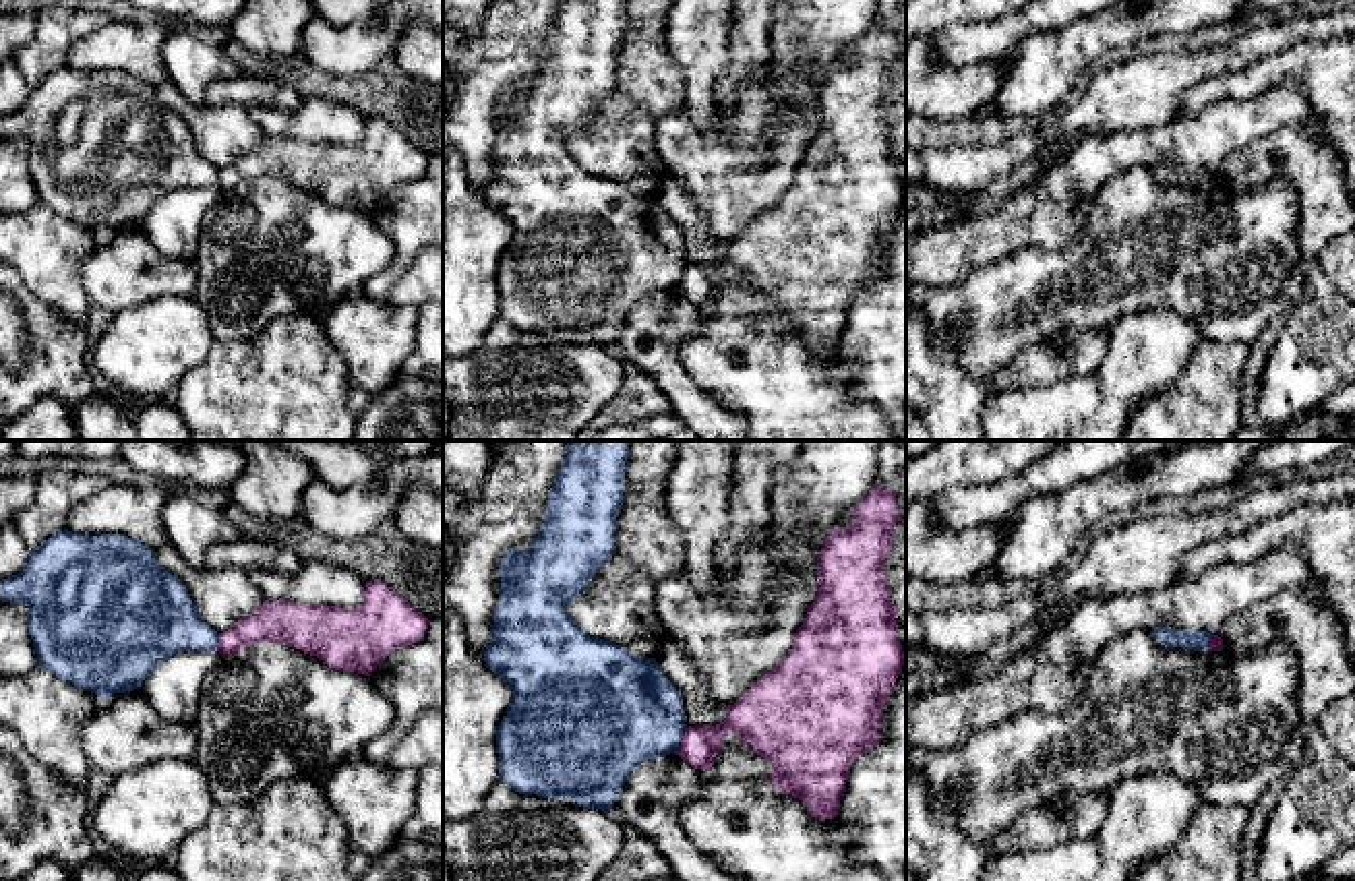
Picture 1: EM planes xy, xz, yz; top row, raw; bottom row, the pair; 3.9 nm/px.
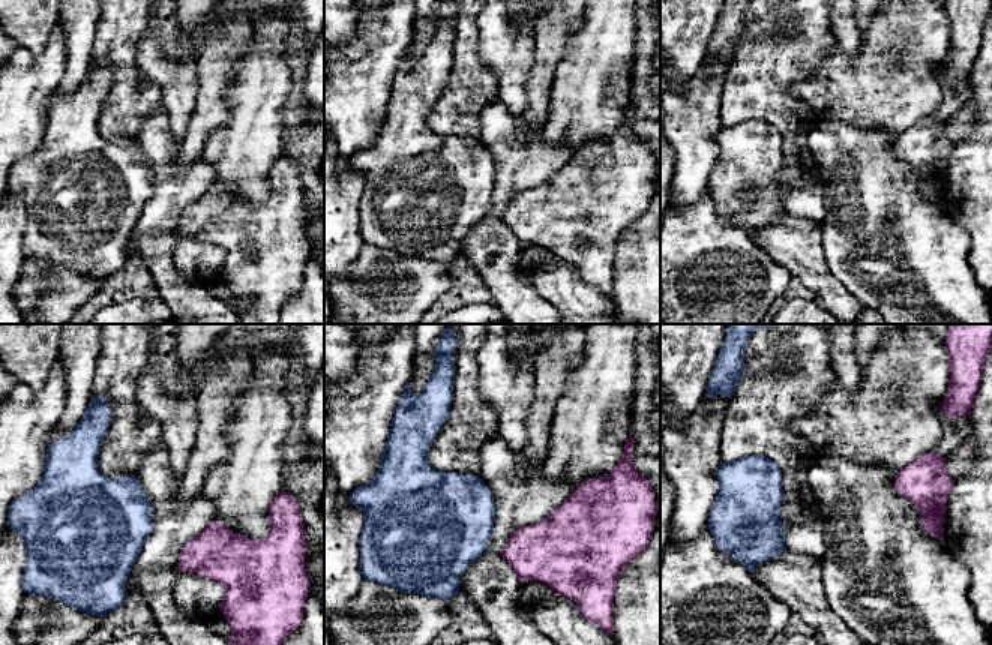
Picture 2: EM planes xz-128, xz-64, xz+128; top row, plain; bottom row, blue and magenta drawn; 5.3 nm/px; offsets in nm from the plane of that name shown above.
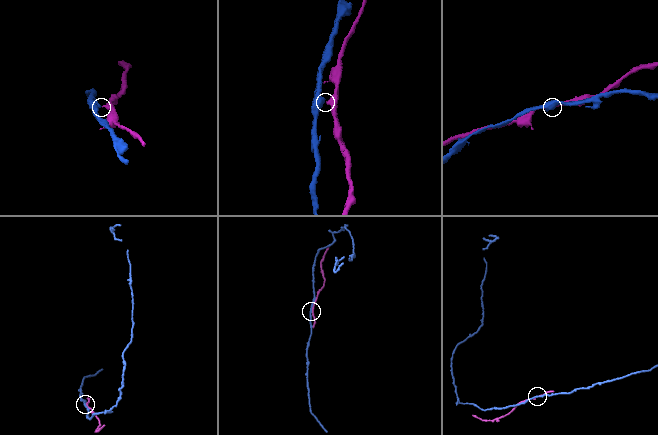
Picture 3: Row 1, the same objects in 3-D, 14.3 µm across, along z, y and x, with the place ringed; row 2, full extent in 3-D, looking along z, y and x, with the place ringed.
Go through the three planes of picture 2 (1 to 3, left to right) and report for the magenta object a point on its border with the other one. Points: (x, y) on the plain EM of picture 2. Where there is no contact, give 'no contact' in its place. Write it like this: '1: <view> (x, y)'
1: no contact
2: no contact
3: no contact

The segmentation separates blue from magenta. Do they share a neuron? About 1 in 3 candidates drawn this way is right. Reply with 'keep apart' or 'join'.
keep apart

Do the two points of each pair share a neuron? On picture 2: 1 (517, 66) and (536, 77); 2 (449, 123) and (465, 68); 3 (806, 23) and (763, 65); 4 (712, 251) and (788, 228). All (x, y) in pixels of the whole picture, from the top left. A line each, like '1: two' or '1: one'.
1: two
2: one
3: one
4: two

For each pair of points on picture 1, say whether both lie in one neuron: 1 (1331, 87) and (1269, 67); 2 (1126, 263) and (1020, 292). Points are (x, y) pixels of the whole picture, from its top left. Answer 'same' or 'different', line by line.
1: same
2: same

